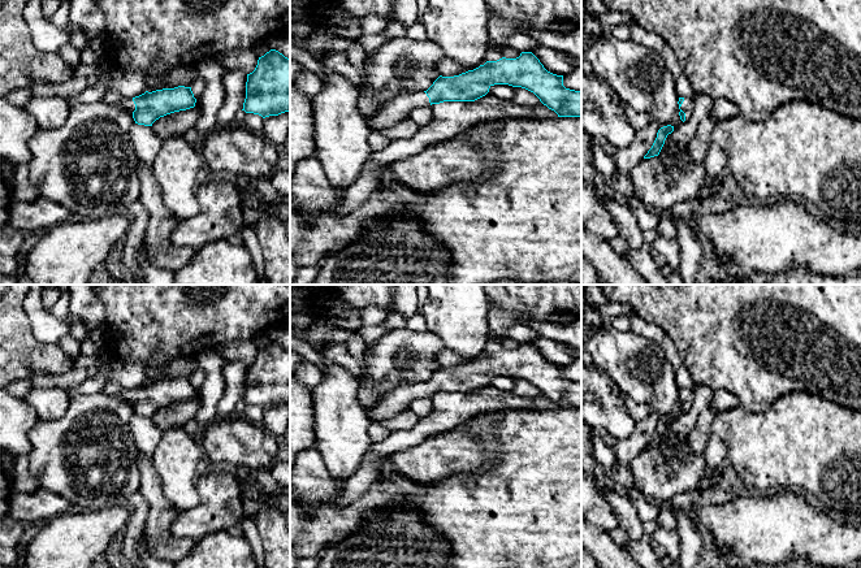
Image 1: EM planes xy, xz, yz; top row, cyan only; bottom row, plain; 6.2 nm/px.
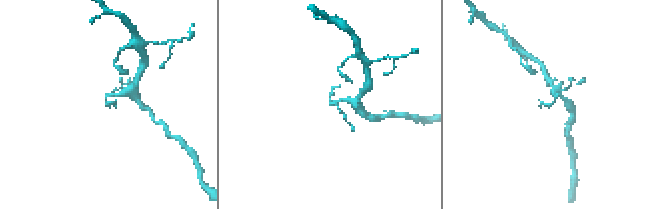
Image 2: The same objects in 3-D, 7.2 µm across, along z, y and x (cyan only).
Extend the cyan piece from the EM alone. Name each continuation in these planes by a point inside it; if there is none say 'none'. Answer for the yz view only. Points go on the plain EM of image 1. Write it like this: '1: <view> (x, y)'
1: yz (688, 395)

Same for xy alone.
1: xy (112, 389)

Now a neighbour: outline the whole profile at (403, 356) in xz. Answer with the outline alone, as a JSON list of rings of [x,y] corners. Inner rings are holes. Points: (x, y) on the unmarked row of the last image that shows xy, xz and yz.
[[[407,328],[389,330],[378,343],[365,350],[367,367],[360,376],[362,383],[386,396],[402,385],[427,382],[440,368],[436,355],[444,348],[441,337],[428,329],[421,333]]]

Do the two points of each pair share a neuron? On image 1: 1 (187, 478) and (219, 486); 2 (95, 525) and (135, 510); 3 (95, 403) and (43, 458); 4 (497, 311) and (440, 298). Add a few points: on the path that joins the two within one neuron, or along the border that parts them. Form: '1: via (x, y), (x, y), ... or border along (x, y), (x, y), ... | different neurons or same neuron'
1: border along (198, 477), (197, 493), (199, 502), (185, 510) | different neurons
2: border along (128, 506), (129, 520), (121, 533) | different neurons
3: via (79, 415), (76, 415), (60, 432), (57, 442) | same neuron
4: border along (485, 298), (488, 300), (488, 328), (490, 332) | different neurons

